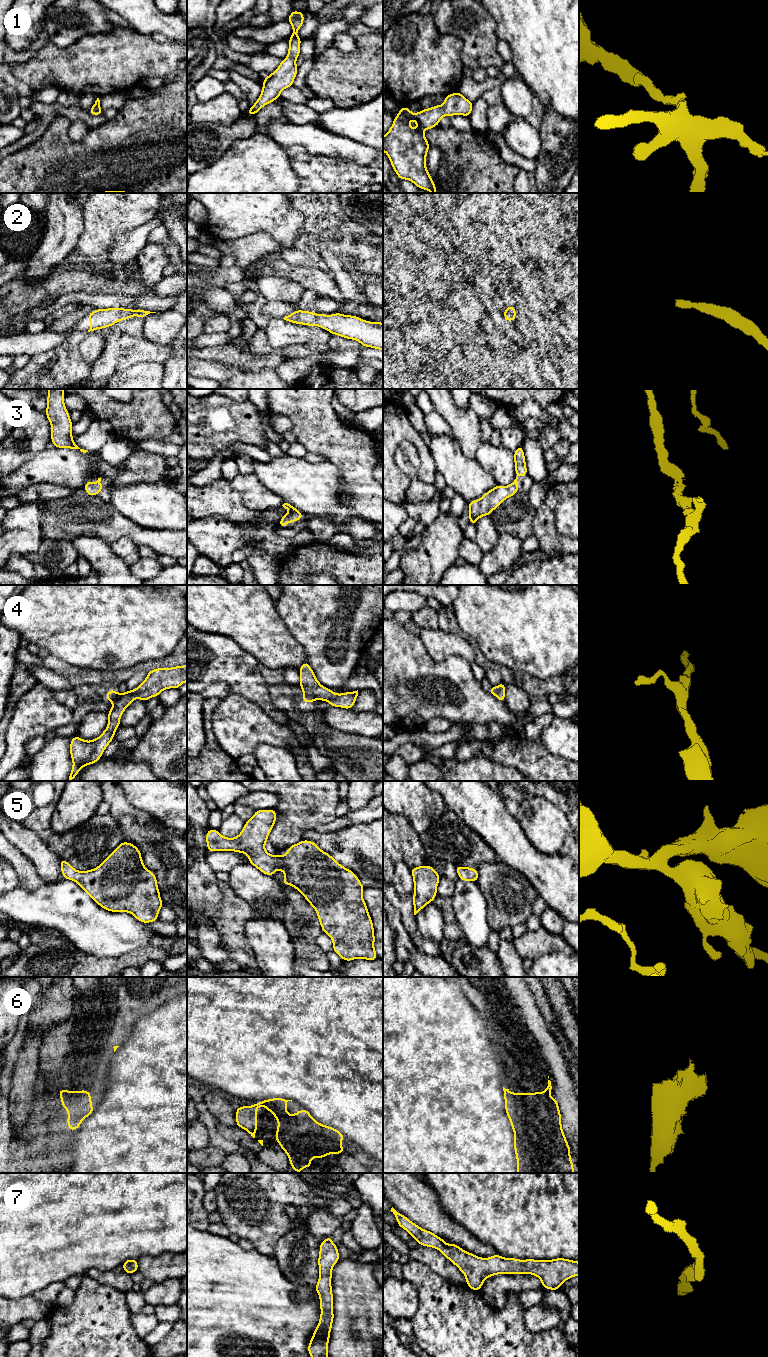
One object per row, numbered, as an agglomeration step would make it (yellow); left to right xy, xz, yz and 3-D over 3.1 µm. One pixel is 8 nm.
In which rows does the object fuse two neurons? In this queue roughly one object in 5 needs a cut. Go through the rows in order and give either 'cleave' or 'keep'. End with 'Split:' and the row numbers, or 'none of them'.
1: keep
2: keep
3: keep
4: keep
5: keep
6: cleave
7: keep
Split: 6

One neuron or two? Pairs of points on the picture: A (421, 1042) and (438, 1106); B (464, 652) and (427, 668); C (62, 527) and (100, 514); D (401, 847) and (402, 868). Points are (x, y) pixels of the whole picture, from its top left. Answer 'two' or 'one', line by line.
A: one
B: two
C: one
D: two

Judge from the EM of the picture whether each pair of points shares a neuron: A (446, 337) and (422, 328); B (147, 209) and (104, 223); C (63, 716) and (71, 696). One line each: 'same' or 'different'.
A: same
B: same
C: different

